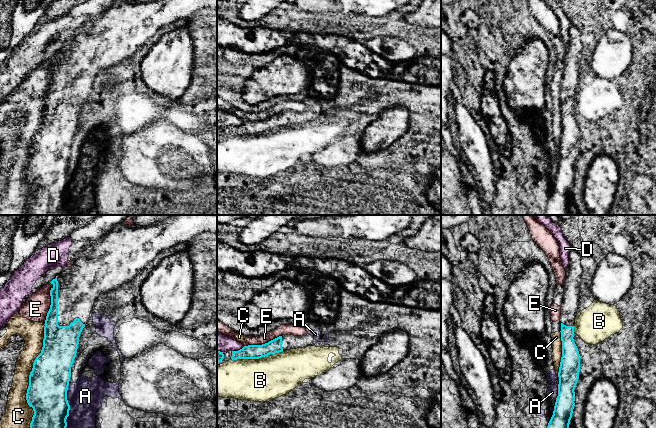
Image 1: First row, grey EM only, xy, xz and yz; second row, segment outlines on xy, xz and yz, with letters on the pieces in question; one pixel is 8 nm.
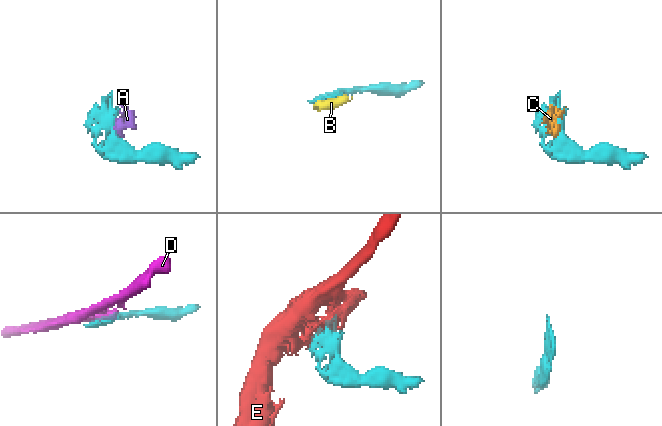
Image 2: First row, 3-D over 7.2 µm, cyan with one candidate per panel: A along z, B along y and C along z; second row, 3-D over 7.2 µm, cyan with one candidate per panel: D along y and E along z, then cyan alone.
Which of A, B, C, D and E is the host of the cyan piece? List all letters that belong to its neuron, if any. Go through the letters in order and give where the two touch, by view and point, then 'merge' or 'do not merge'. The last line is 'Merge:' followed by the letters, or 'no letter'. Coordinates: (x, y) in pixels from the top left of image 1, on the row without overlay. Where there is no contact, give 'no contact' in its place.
A: xy (68, 187) | do not merge
B: xz (257, 134) | do not merge
C: xy (29, 157) | do not merge
D: xz (238, 126) | do not merge
E: xy (51, 79) | do not merge
Merge: no letter

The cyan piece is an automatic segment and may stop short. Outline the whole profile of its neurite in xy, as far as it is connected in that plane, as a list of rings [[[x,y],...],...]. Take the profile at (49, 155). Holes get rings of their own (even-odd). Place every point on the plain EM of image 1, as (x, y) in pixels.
[[[121,0],[79,30],[73,42],[66,42],[50,58],[53,63],[50,66],[51,81],[44,100],[43,123],[34,136],[26,169],[27,179],[34,187],[29,215],[69,215],[66,195],[70,186],[67,166],[71,143],[80,110],[90,94],[95,76],[101,70],[116,66],[135,55],[161,27],[188,18],[204,8],[217,9],[217,0]]]

